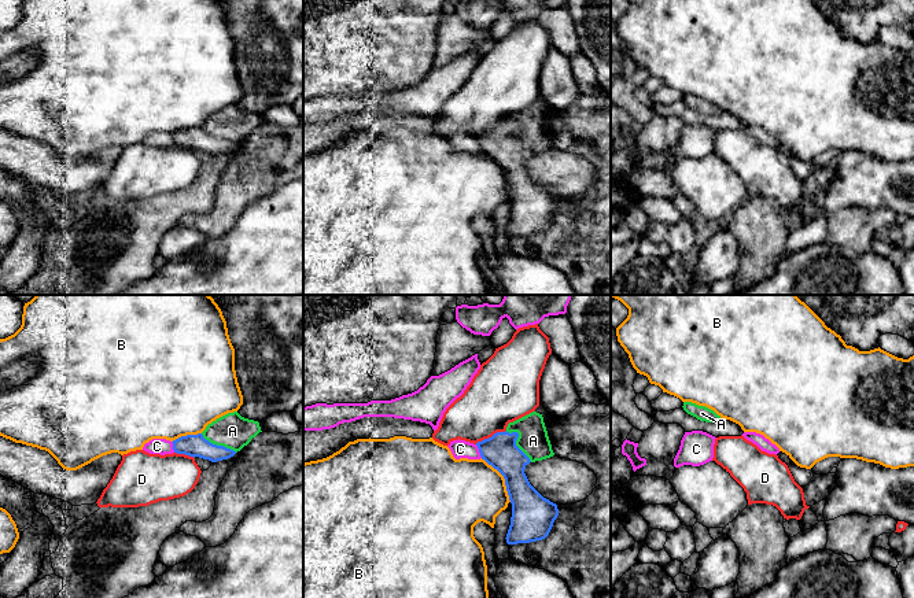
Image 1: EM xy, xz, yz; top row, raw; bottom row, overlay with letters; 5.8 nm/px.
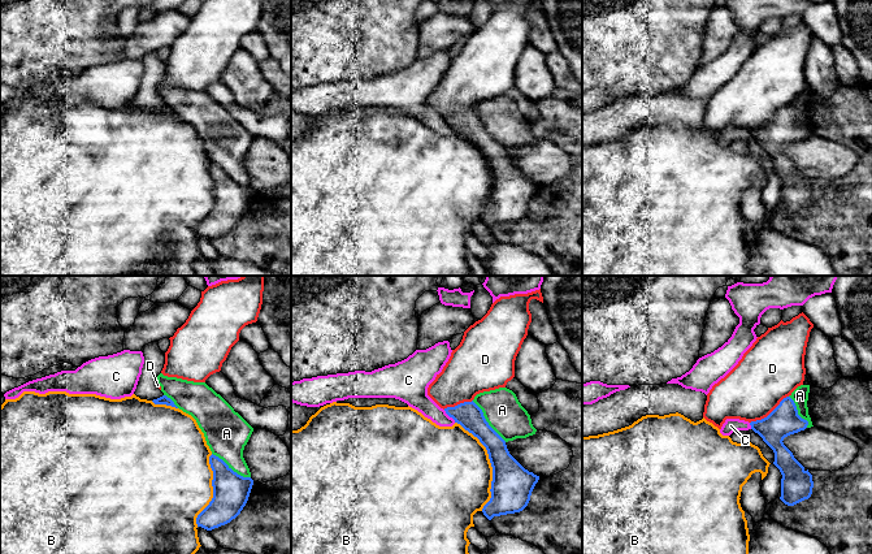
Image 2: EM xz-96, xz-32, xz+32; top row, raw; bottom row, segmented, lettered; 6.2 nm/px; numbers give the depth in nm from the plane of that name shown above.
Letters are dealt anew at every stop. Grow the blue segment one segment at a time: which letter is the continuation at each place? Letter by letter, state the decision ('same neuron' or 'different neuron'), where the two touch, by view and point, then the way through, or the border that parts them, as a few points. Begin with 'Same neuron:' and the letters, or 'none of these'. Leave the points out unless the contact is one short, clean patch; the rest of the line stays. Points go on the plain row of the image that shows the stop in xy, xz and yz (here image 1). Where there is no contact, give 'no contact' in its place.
Same neuron: none of these
A: different neuron; meets blue in xz at (515, 135)
B: different neuron; meets blue in xz at (504, 170)
C: different neuron; meets blue in xz at (479, 144); border along xz (475, 137), (482, 150)
D: different neuron; meets blue in xz at (491, 129); border along xz (505, 122), (497, 124), (475, 136)

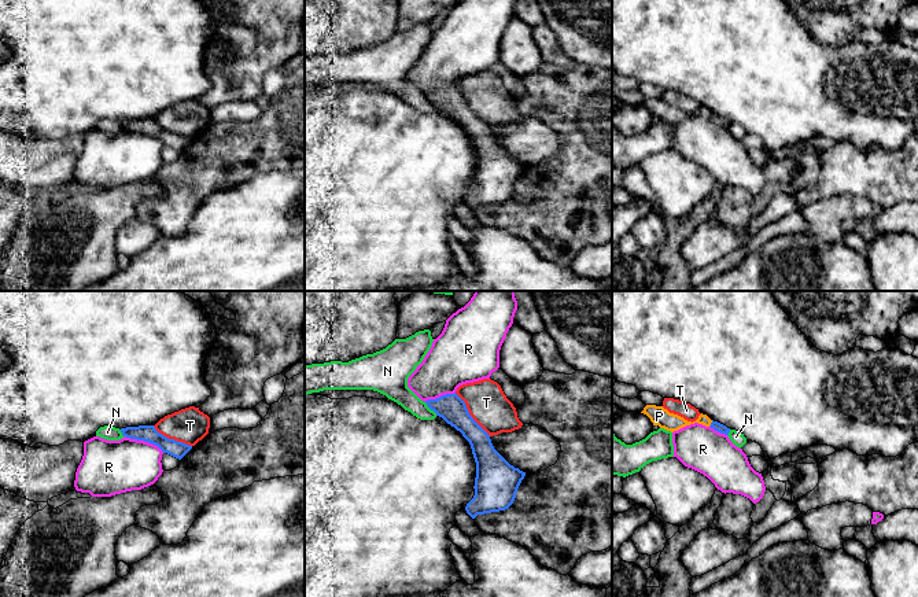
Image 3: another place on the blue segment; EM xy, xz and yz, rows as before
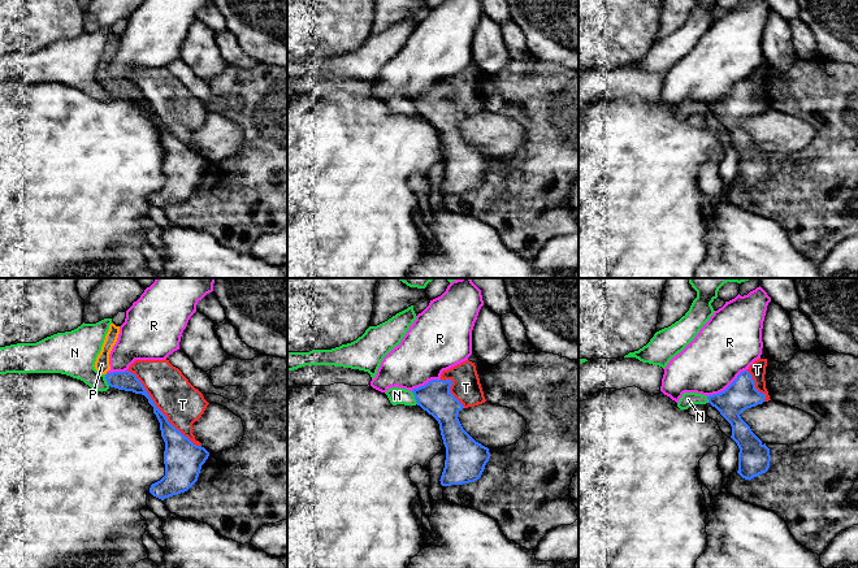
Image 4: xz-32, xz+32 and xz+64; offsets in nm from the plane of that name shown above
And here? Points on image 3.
Same neuron: P
N: different neuron; meets blue in xz at (431, 102); border along xz (424, 95), (437, 107)
P: same neuron; meets blue in yz at (711, 115); runs through yz (716, 118), (711, 115), (670, 114)
R: different neuron; meets blue in xy at (144, 133); border along xy (125, 128), (151, 135), (163, 144)
T: different neuron; meets blue in xz at (469, 107)

